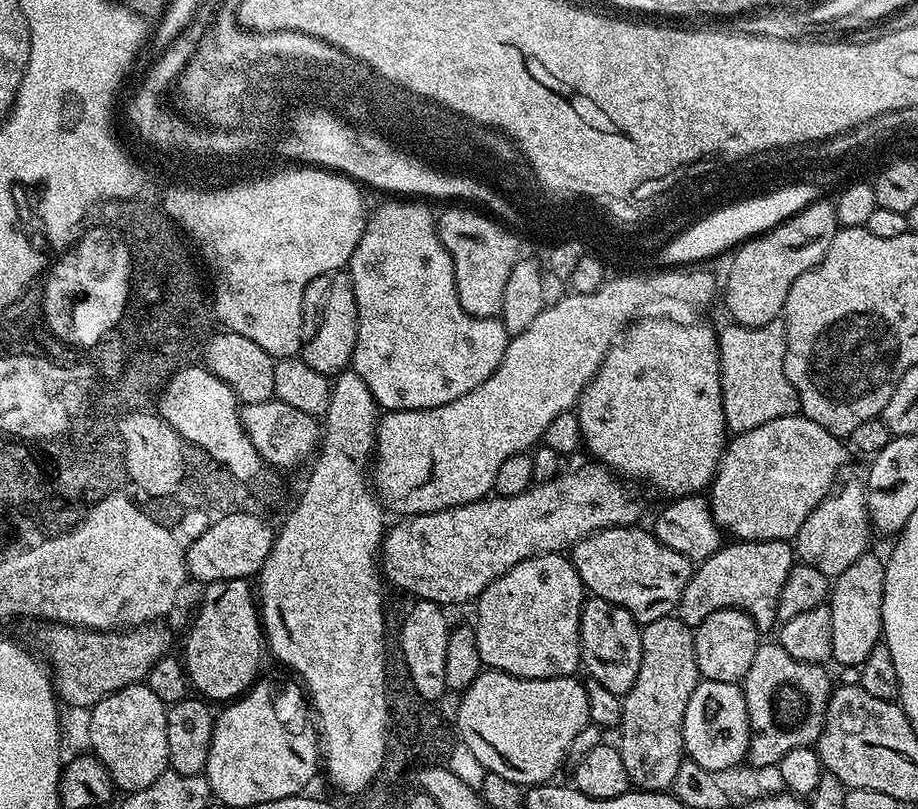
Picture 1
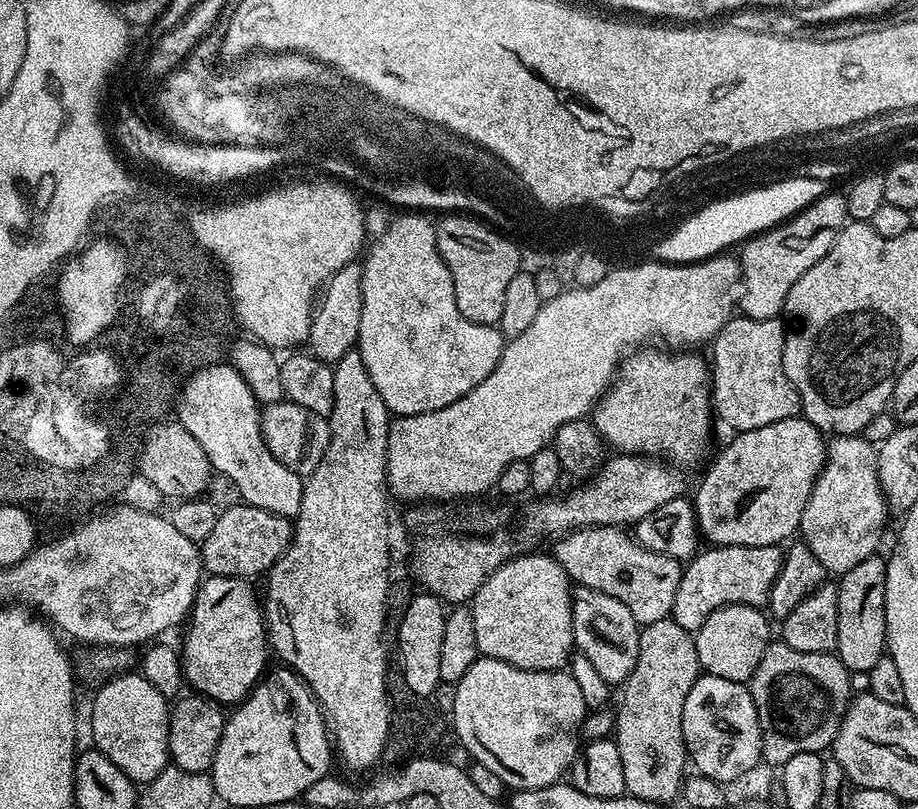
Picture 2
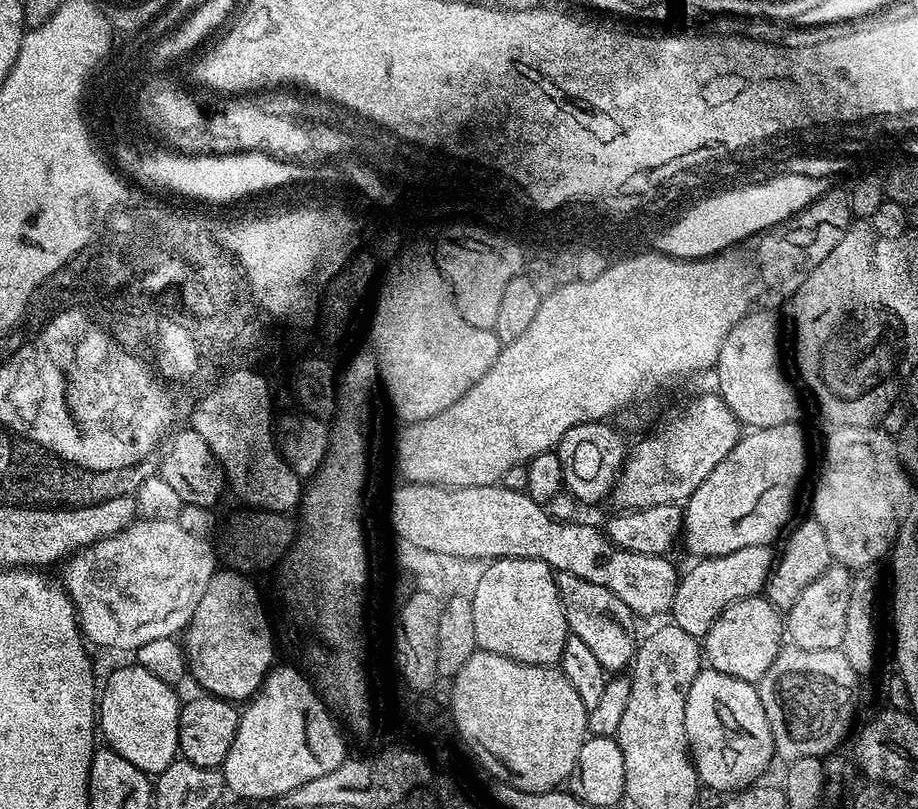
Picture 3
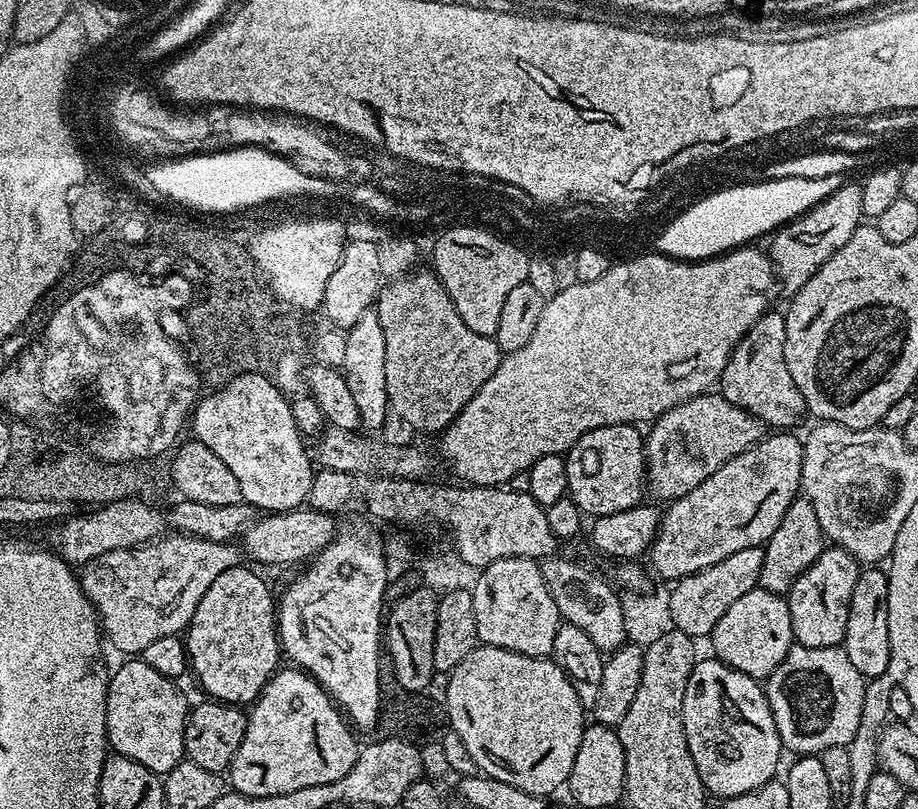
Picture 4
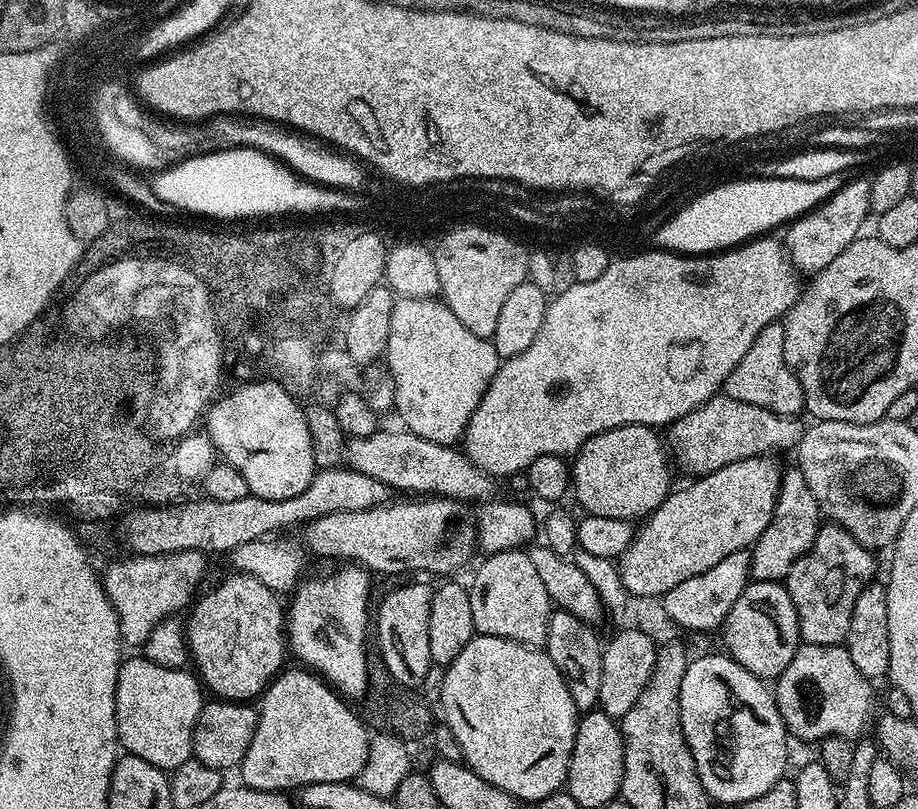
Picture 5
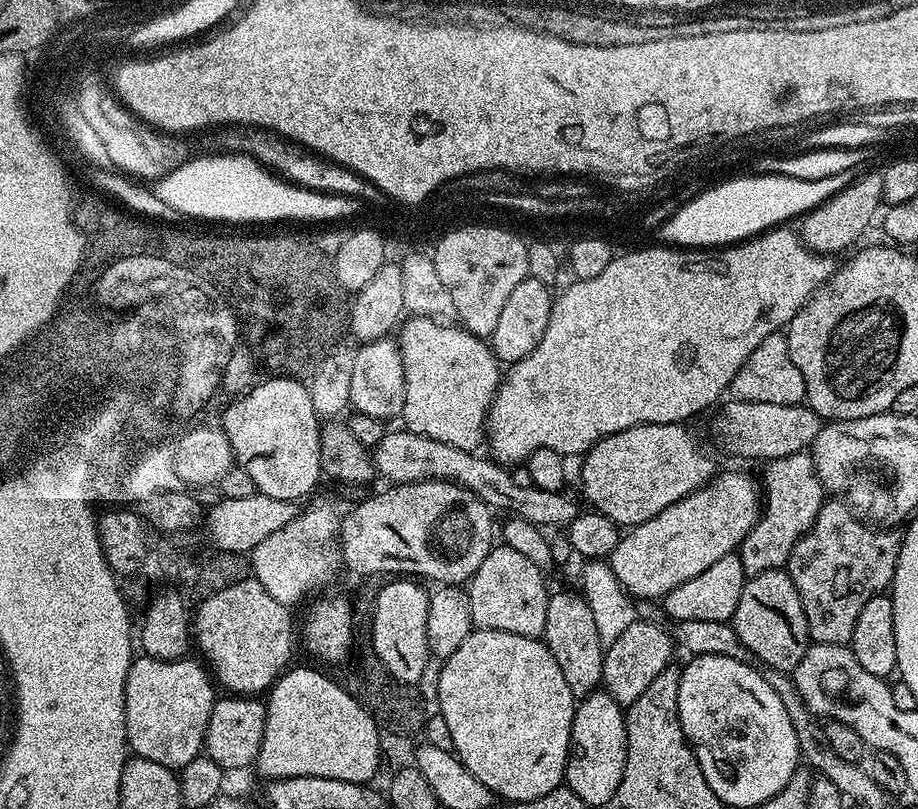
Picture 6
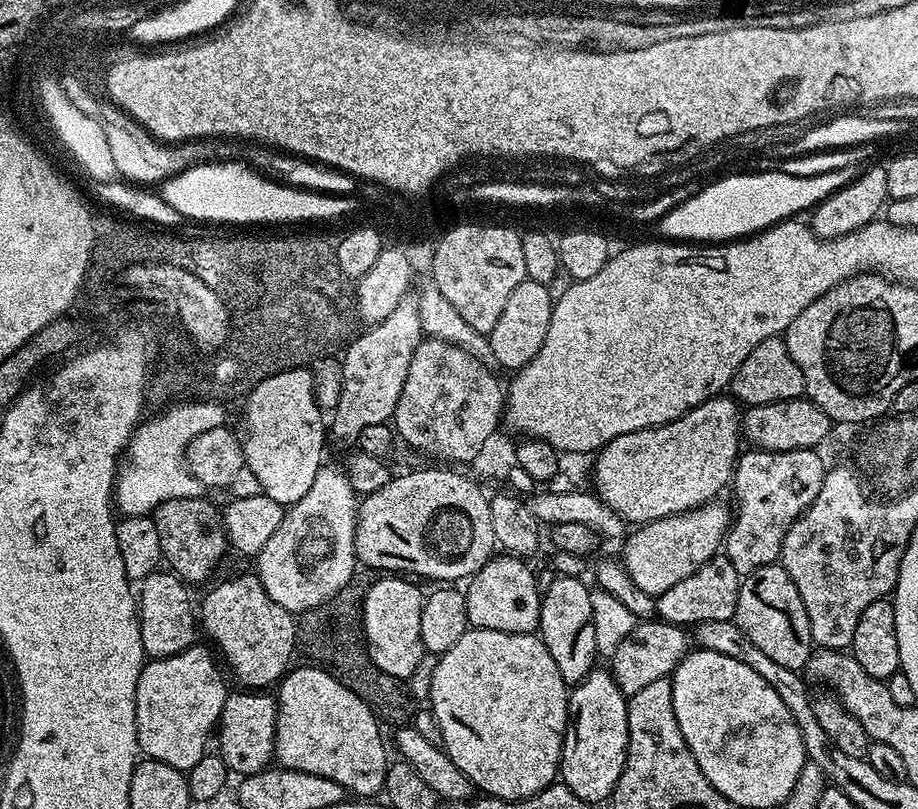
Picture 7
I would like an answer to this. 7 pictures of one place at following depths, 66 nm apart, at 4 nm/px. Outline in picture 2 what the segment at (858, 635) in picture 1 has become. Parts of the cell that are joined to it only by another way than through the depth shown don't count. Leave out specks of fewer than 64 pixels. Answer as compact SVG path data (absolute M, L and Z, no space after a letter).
M877 554L850 566L839 577L838 594L838 642L835 655L846 665L849 673L867 674L886 654L888 631L886 630L886 570L885 557Z

